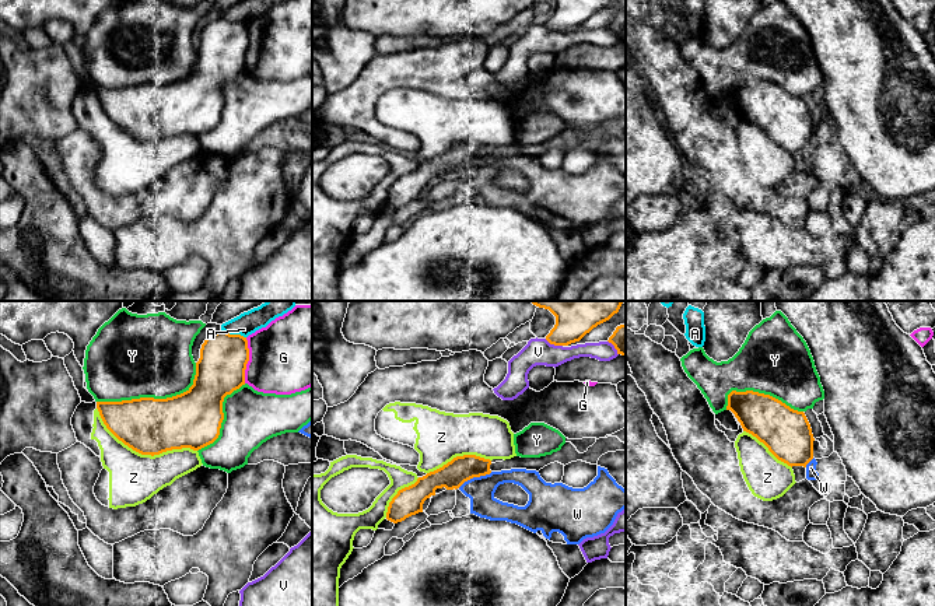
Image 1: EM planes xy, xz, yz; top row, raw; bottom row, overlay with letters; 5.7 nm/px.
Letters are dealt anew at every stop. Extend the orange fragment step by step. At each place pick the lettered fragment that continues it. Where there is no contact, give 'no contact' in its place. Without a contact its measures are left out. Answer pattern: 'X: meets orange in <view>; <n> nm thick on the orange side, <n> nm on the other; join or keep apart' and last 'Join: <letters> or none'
A: meets orange in xy; 280 nm thick on the orange side, 130 nm on the other; keep apart
G: meets orange in xy; 280 nm thick on the orange side, 440 nm on the other; keep apart
V: meets orange in xz; 280 nm thick on the orange side, 160 nm on the other; keep apart
W: meets orange in xz; 150 nm thick on the orange side, 160 nm on the other; keep apart
Y: meets orange in xy; 320 nm thick on the orange side, 480 nm on the other; keep apart
Z: meets orange in xy; 320 nm thick on the orange side, 280 nm on the other; keep apart
Join: none

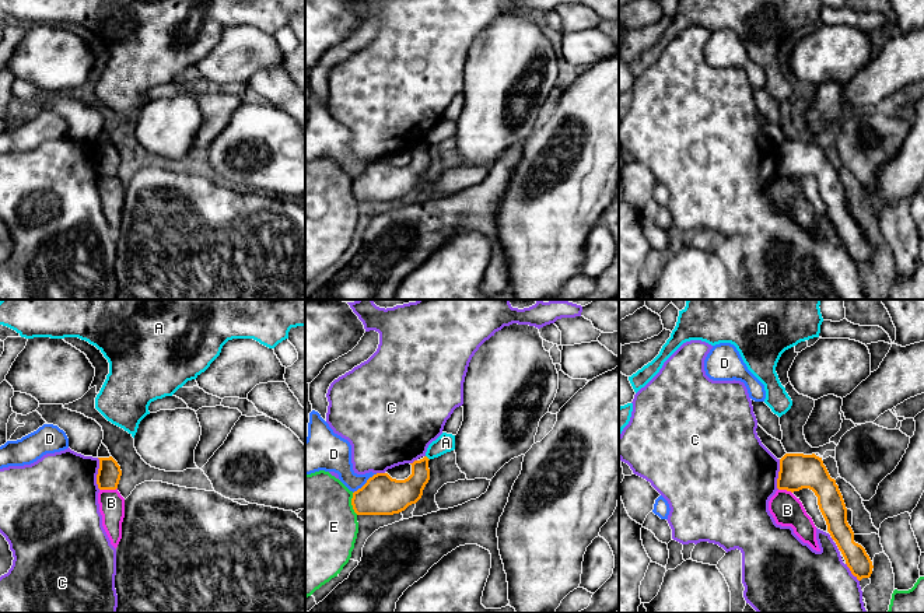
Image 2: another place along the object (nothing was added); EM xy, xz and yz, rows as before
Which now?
A: meets orange in xz; 160 nm thick on the orange side, 110 nm on the other; keep apart
B: meets orange in xy; 130 nm thick on the orange side, 140 nm on the other; keep apart
C: meets orange in xy; 130 nm thick on the orange side, 440 nm on the other; keep apart
D: meets orange in xz; 220 nm thick on the orange side, 200 nm on the other; keep apart
E: meets orange in xz; 220 nm thick on the orange side, 500 nm on the other; keep apart
Join: none

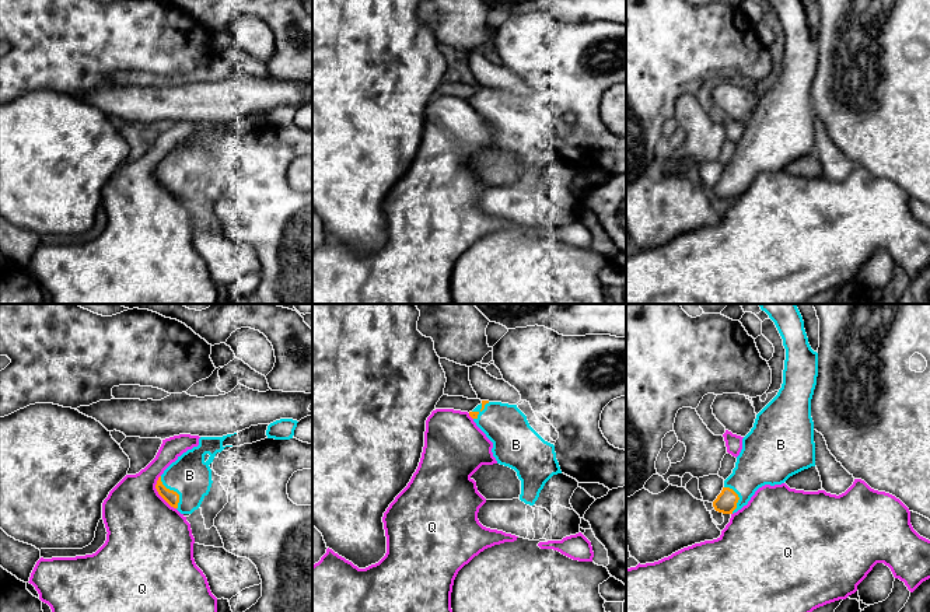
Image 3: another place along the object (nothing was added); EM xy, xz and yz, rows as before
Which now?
B: meets orange in xy; 80 nm thick on the orange side, 240 nm on the other; join
Q: meets orange in xy; 80 nm thick on the orange side, 440 nm on the other; keep apart
Join: B

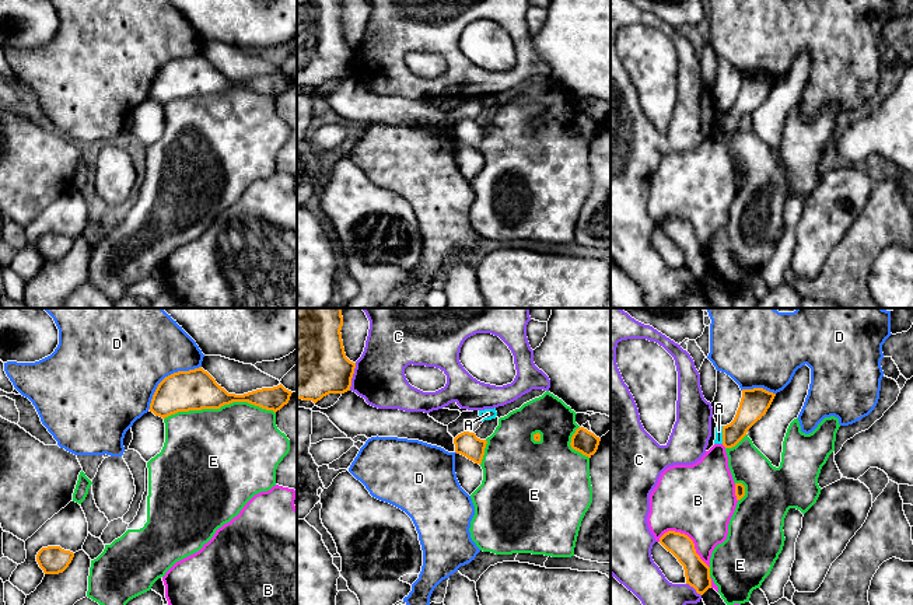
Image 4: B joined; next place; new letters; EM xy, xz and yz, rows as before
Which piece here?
A: meets orange in yz; 160 nm thick on the orange side, 50 nm on the other; keep apart
B: meets orange in yz; 140 nm thick on the orange side, 420 nm on the other; keep apart
C: meets orange in xz; 400 nm thick on the orange side, 300 nm on the other; keep apart
D: meets orange in xy; 240 nm thick on the orange side, 480 nm on the other; keep apart
E: meets orange in xy; 240 nm thick on the orange side, 500 nm on the other; keep apart
Join: none

